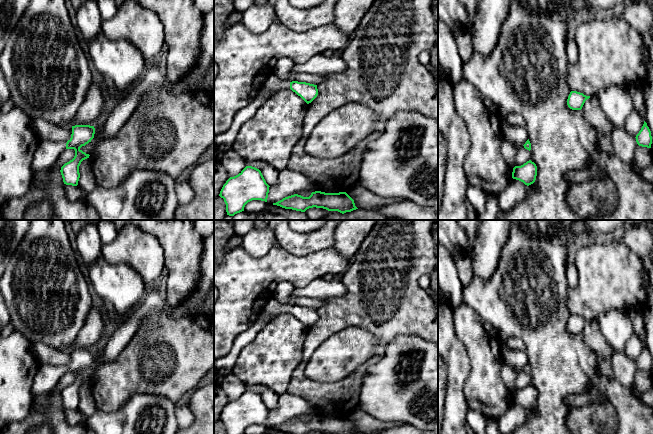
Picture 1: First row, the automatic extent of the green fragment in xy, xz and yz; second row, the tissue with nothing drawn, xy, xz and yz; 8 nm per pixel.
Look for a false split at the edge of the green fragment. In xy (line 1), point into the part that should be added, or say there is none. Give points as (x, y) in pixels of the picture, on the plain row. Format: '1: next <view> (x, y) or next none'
1: next xy (47, 376)

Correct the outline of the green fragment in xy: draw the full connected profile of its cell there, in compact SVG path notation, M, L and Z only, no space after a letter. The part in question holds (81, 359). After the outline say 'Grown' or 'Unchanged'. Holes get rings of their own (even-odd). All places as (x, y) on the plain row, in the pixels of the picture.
M90 349L72 350L71 362L66 366L53 366L42 364L37 369L32 385L32 396L46 395L55 388L60 378L65 373L74 373L75 380L72 384L61 391L61 399L66 409L77 410L80 402L79 390L81 386L89 382L89 378L80 372L85 370L94 362L95 352Z. Grown

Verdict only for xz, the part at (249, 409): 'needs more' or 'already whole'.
already whole

